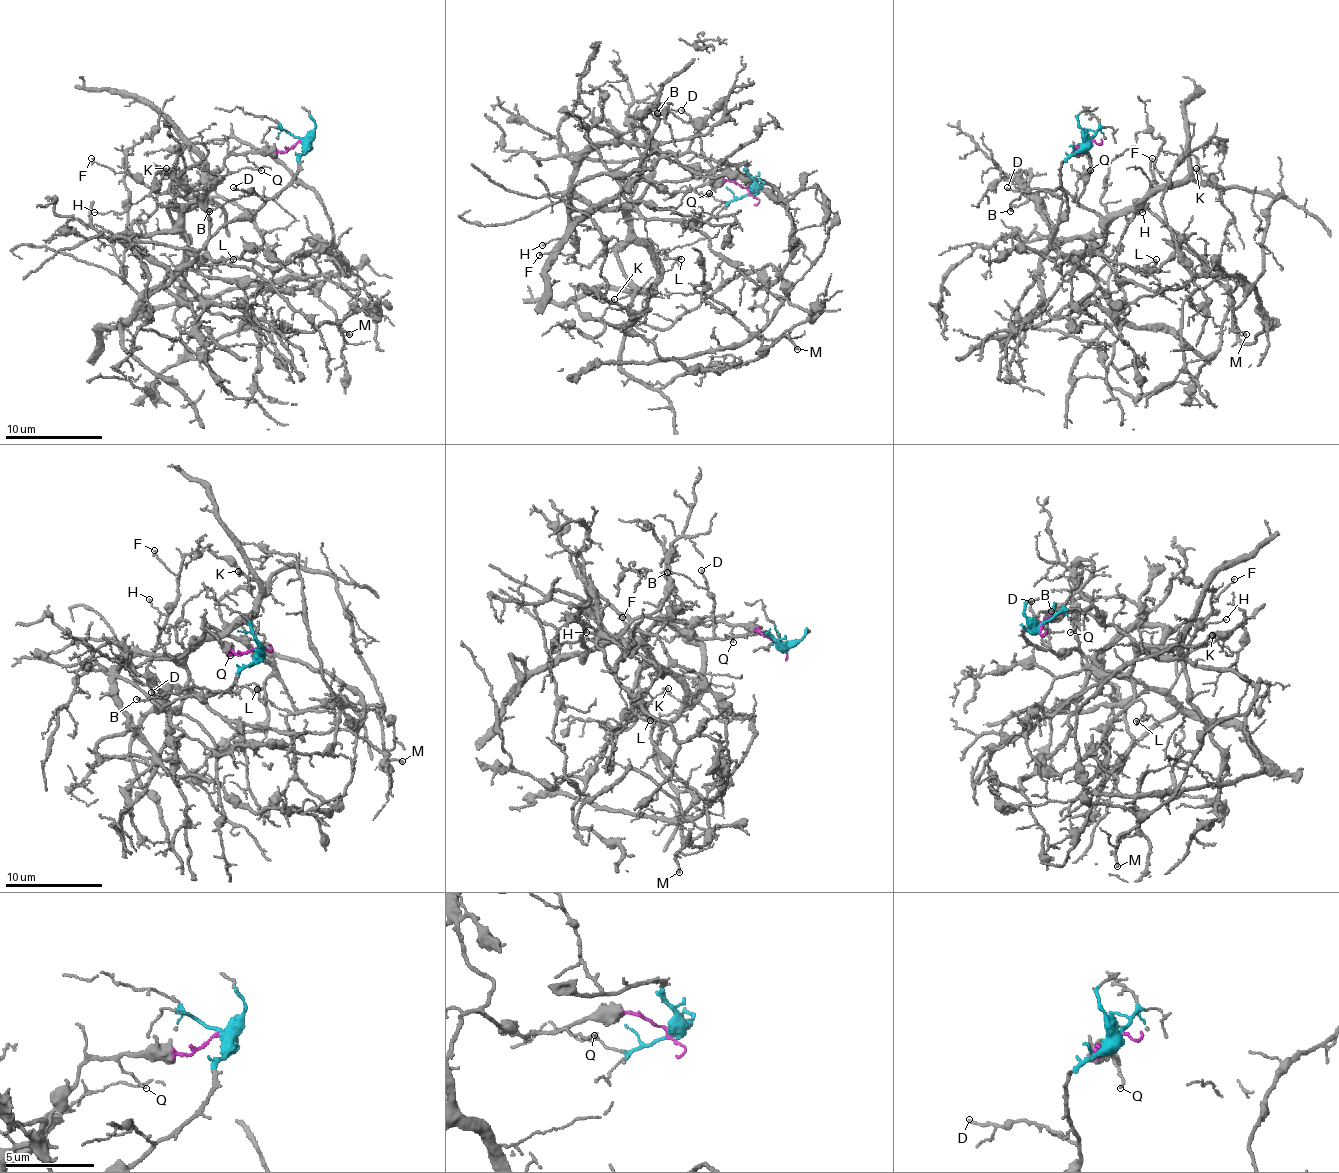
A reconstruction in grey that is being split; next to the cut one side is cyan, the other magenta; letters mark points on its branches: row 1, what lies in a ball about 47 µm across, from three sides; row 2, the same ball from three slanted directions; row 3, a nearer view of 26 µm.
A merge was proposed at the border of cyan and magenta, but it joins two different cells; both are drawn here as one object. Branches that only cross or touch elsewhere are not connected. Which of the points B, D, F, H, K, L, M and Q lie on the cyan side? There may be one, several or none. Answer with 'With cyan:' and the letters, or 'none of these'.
With cyan: B, D, F, H

